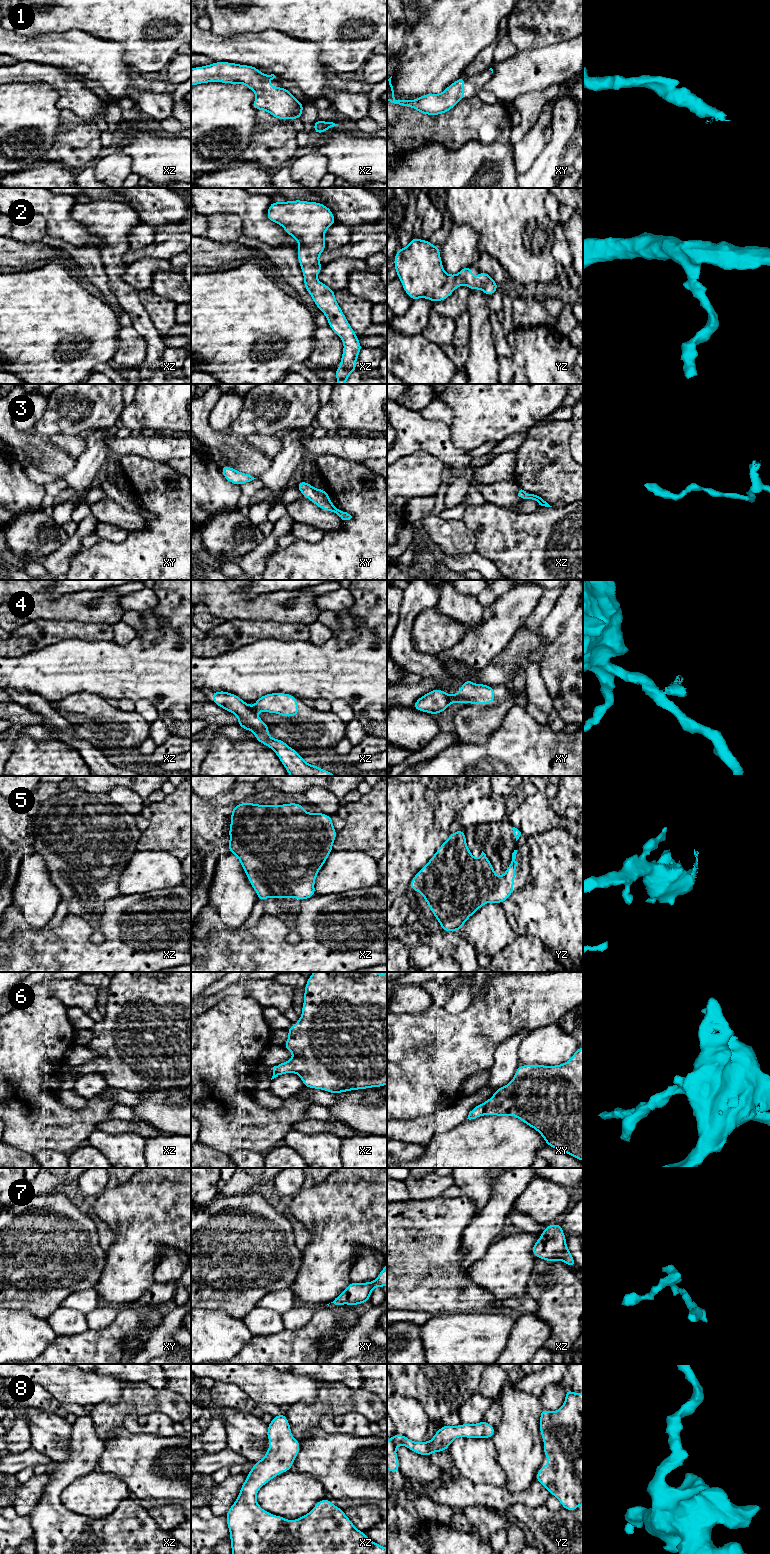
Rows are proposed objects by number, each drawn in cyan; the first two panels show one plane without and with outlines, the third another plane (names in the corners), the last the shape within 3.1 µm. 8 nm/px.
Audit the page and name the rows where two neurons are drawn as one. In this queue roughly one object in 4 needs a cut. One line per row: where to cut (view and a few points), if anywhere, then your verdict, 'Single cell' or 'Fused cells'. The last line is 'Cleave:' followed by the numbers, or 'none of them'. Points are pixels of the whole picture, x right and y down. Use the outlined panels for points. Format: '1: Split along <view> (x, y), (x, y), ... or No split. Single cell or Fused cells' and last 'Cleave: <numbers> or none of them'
1: No split. Single cell
2: No split. Single cell
3: No split. Single cell
4: Split along xz (247, 705), (254, 712). Fused cells
5: No split. Single cell
6: No split. Single cell
7: No split. Single cell
8: No split. Single cell
Cleave: 4

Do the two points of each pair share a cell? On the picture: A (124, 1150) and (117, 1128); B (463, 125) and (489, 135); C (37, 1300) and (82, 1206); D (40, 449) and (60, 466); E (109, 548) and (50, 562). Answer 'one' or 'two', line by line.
A: two
B: one
C: two
D: one
E: two

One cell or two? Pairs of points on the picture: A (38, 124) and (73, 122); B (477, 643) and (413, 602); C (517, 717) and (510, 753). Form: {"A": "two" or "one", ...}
{"A": "two", "B": "two", "C": "one"}

